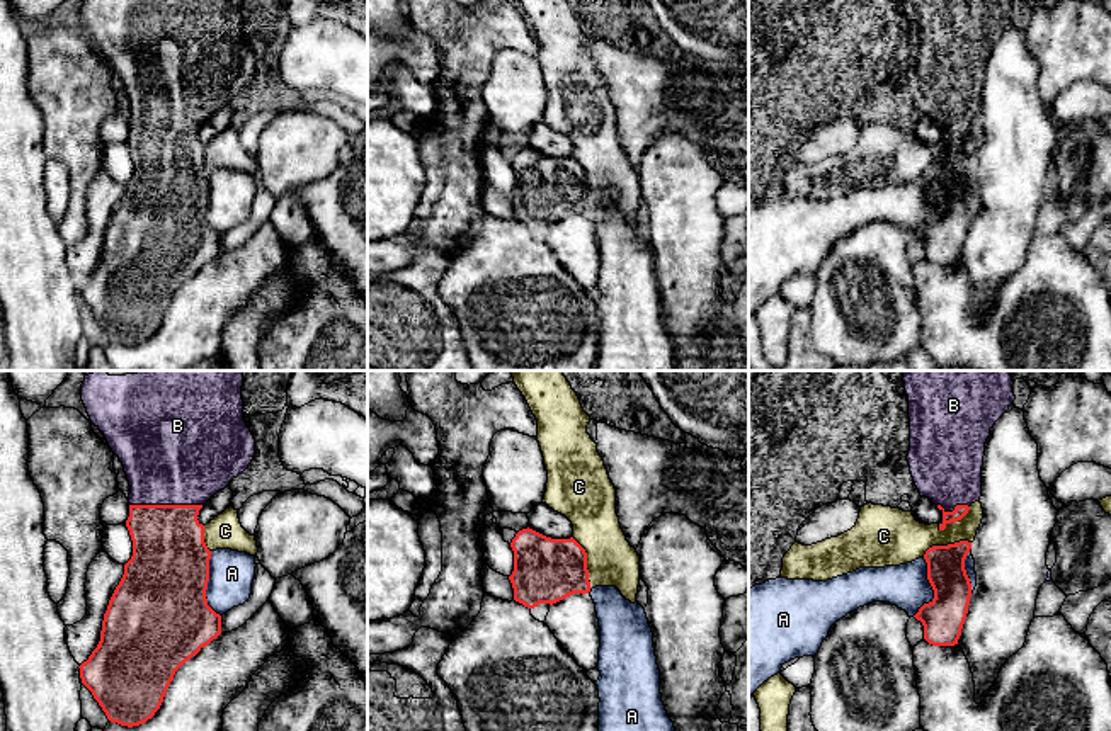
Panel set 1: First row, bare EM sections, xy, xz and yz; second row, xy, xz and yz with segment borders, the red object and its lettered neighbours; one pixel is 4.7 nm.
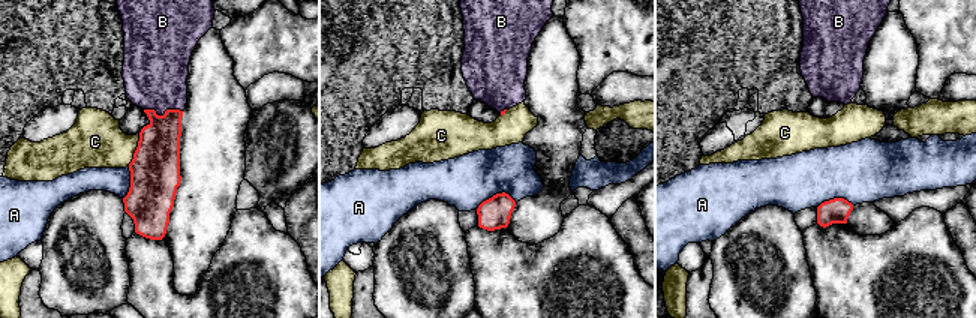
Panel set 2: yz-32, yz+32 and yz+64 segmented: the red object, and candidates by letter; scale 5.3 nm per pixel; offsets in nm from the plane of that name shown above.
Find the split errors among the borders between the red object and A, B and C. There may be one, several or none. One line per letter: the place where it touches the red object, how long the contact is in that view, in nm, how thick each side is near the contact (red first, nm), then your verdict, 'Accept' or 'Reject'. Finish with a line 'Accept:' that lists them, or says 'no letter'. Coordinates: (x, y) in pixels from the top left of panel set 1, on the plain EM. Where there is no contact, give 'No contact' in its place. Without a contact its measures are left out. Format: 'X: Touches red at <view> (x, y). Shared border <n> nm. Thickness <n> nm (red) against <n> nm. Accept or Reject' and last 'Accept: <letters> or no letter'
A: Touches red at xy (206, 203). Shared border 320 nm. Thickness 440 nm (red) against 220 nm. Reject
B: Touches red at xy (165, 124). Shared border 340 nm. Thickness 360 nm (red) against 480 nm. Accept
C: Touches red at xz (586, 184). Shared border 280 nm. Thickness 300 nm (red) against 240 nm. Reject
Accept: B

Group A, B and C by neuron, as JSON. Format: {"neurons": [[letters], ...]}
{"neurons": [["A"], ["B"], ["C"]]}

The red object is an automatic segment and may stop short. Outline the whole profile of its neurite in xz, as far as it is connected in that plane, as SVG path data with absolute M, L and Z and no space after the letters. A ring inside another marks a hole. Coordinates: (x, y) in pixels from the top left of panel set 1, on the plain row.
M522 148L510 162L514 219L527 228L556 223L573 212L589 212L587 172L573 158L551 158Z

